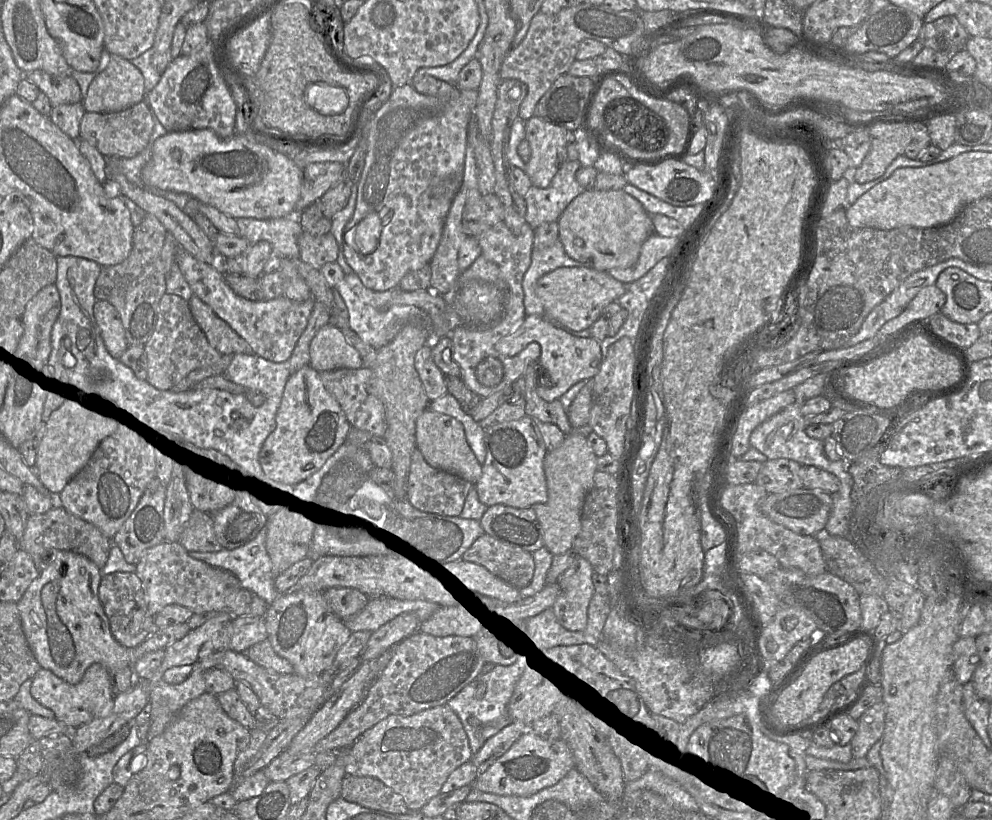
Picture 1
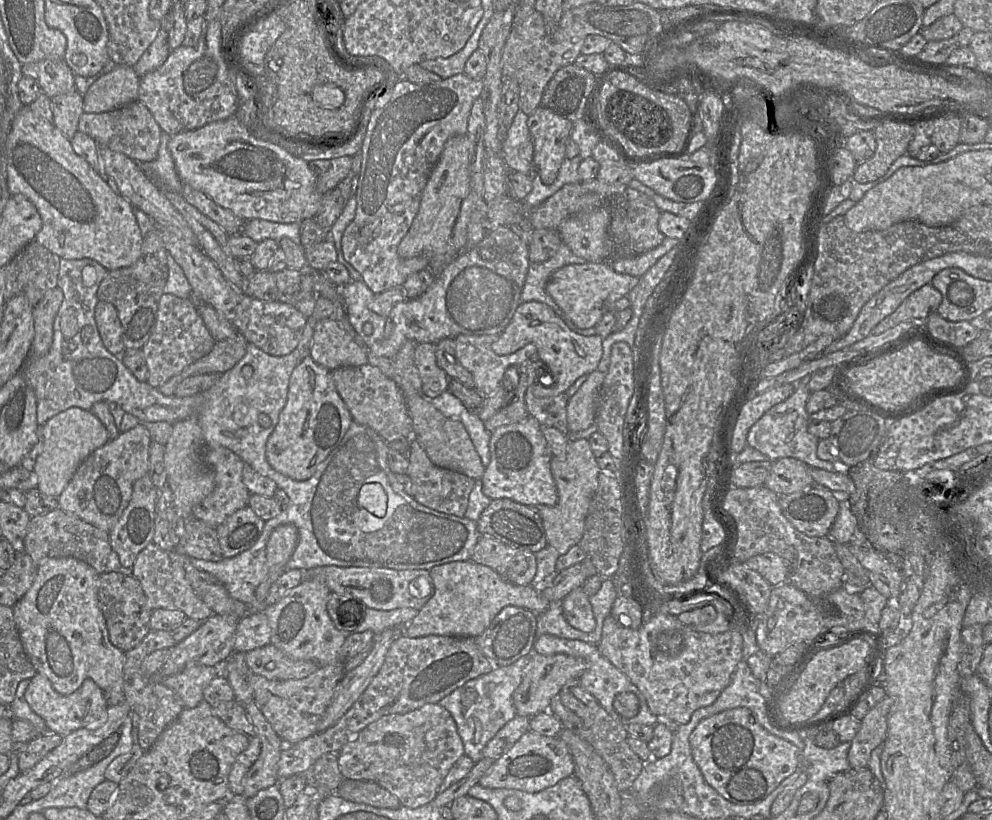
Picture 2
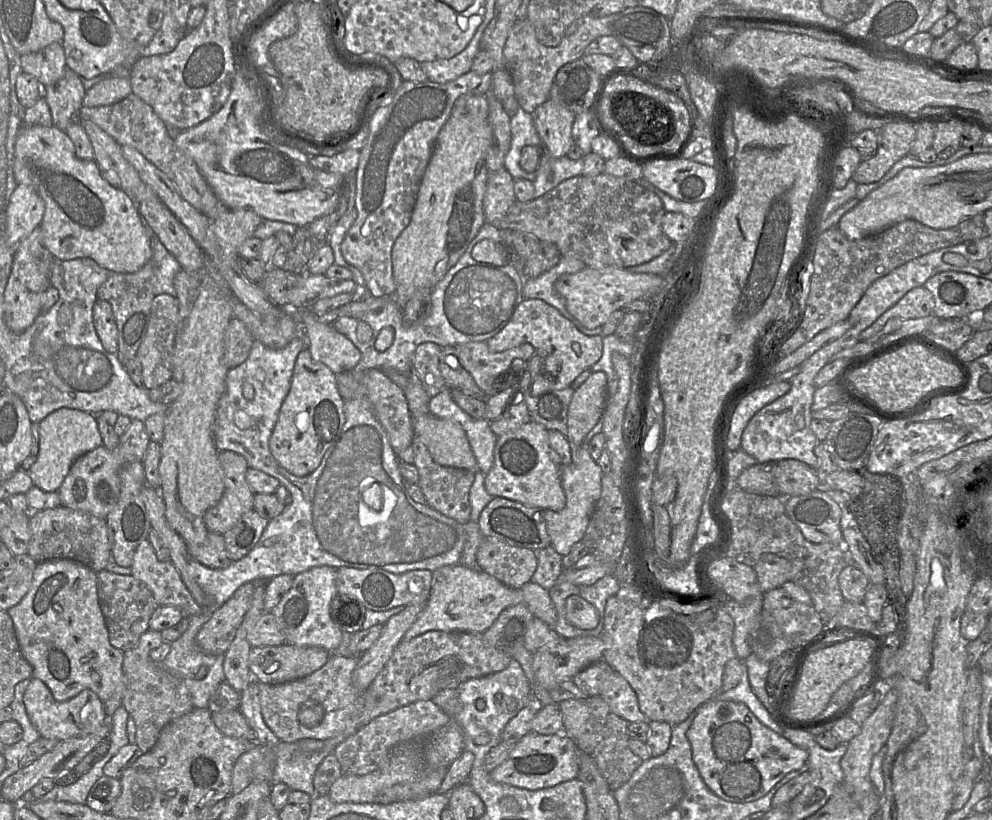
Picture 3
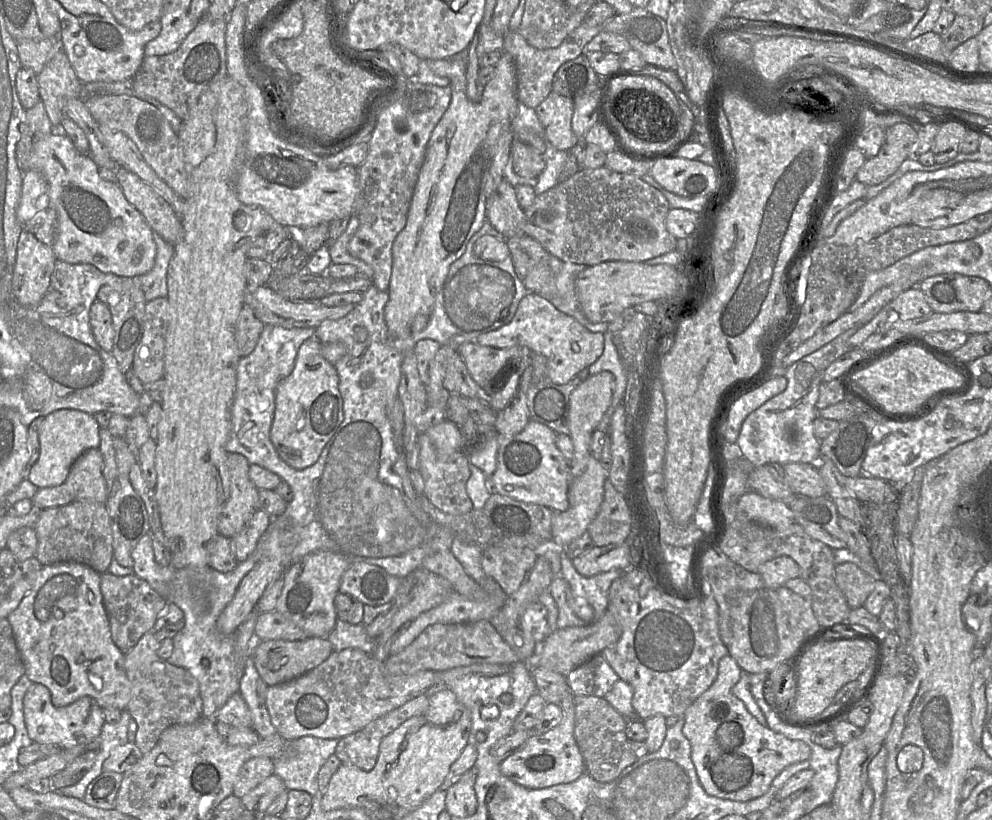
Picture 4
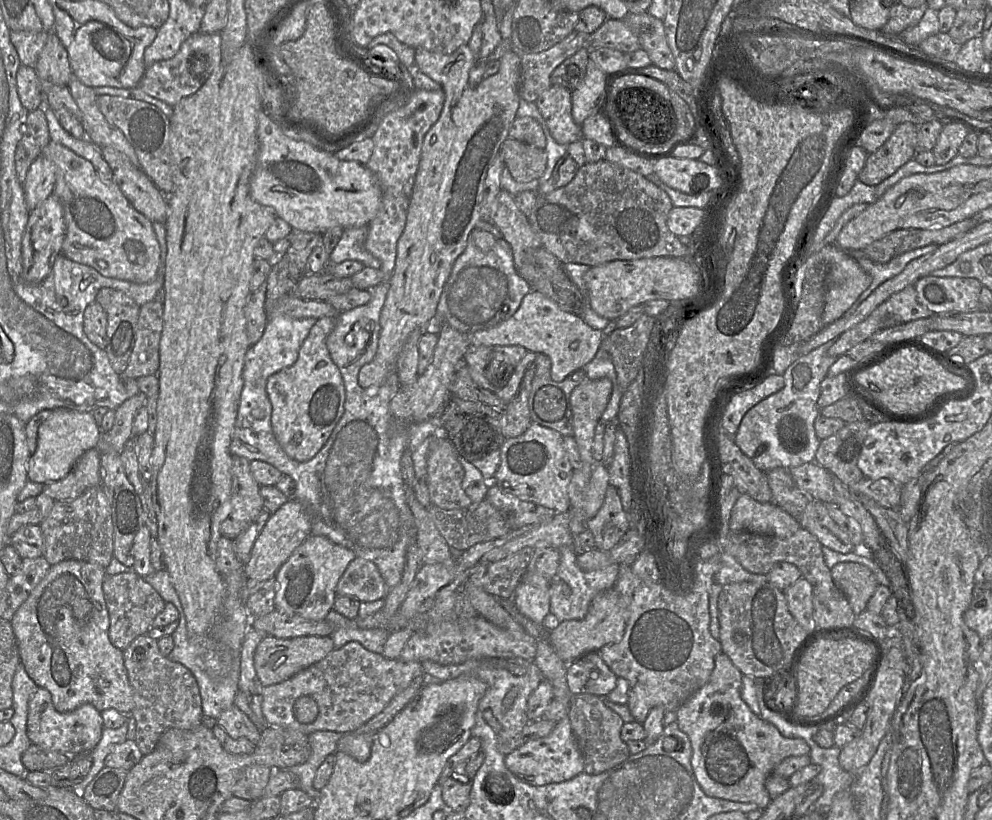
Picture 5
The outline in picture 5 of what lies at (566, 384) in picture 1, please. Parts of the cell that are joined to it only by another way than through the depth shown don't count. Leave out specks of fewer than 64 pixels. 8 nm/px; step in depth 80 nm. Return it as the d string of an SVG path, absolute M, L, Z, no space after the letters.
M532 289L509 319L488 329L470 335L474 346L523 346L530 352L544 353L551 359L551 377L563 381L572 372L584 368L596 356L601 347L604 332L590 327L577 314L561 308L556 302Z

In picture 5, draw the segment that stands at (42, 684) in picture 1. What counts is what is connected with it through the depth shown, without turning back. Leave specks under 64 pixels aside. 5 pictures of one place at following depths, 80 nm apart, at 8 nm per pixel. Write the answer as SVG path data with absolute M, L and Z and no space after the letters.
M38 687L38 690L30 697L27 736L32 744L68 756L86 754L96 747L103 728L101 712L92 704L86 703L73 711L60 713L55 709L52 696L48 690Z

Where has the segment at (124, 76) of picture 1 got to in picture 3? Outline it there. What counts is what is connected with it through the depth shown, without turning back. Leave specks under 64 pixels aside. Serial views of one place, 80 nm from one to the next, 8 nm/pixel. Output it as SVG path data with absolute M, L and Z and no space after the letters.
M110 77L86 91L83 106L99 107L115 104L132 93L130 78Z

